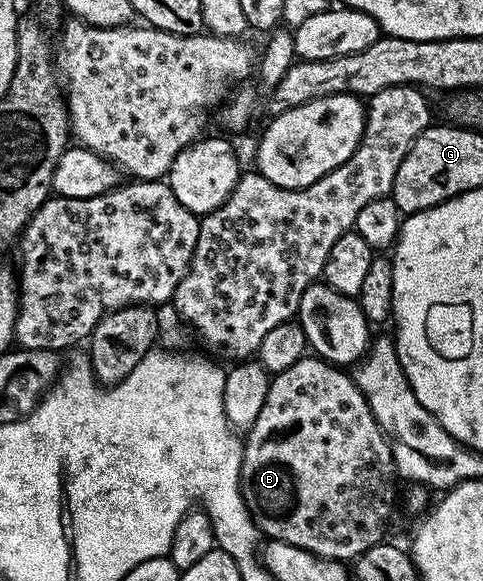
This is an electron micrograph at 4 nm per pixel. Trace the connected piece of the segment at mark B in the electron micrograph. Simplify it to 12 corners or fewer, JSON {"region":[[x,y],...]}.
{"region":[[341,366],[270,380],[242,496],[267,540],[357,560],[390,441]]}

